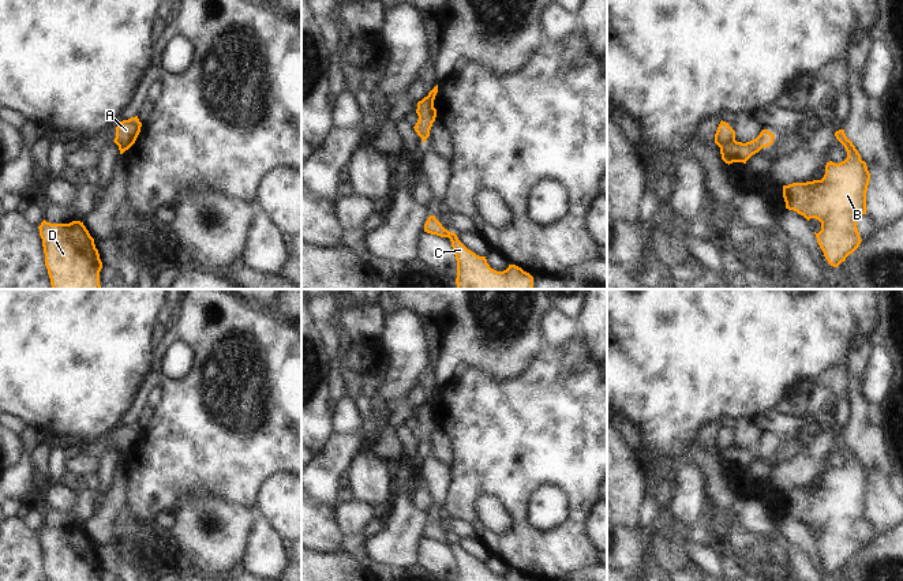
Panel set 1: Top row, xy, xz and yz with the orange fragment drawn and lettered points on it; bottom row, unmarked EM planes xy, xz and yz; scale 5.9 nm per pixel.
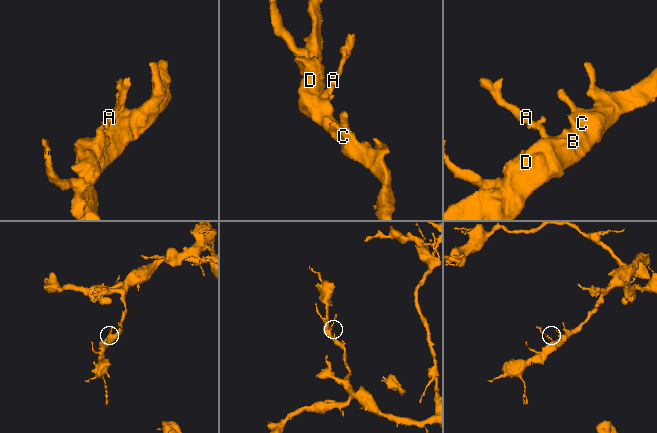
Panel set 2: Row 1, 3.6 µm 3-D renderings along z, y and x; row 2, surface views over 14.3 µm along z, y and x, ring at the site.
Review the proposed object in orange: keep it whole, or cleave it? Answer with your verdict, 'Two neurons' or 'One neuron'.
Two neurons.

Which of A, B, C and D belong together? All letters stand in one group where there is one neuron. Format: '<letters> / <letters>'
A / B C D

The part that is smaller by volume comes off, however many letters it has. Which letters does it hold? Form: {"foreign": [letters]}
{"foreign": ["A"]}

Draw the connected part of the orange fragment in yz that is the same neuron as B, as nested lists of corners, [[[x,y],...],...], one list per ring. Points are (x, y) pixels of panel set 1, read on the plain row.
[[[844,435],[836,436],[835,442],[844,451],[847,464],[839,469],[827,468],[821,486],[783,491],[783,503],[786,514],[821,528],[821,536],[814,537],[817,548],[828,569],[838,573],[862,547],[857,522],[866,520],[870,479]]]

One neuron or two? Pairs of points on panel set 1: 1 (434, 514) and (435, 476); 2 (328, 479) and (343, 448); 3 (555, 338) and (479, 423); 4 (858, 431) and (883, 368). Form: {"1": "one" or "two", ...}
{"1": "one", "2": "one", "3": "two", "4": "two"}

